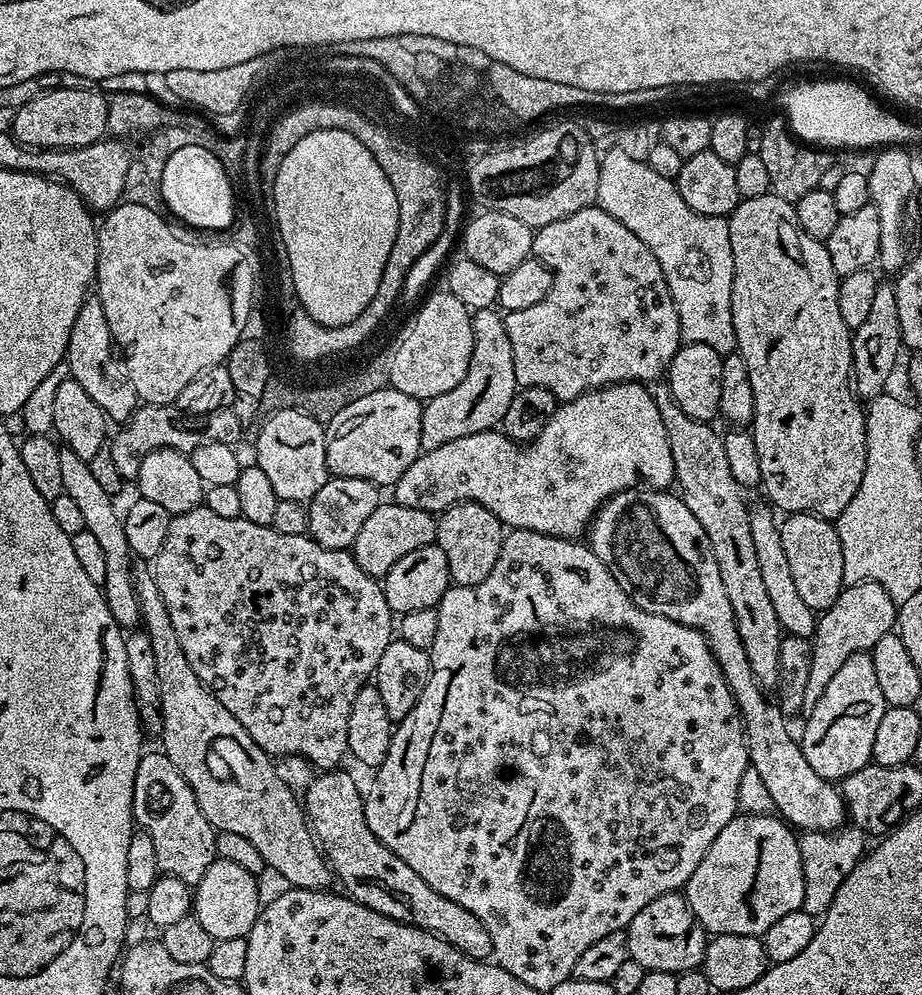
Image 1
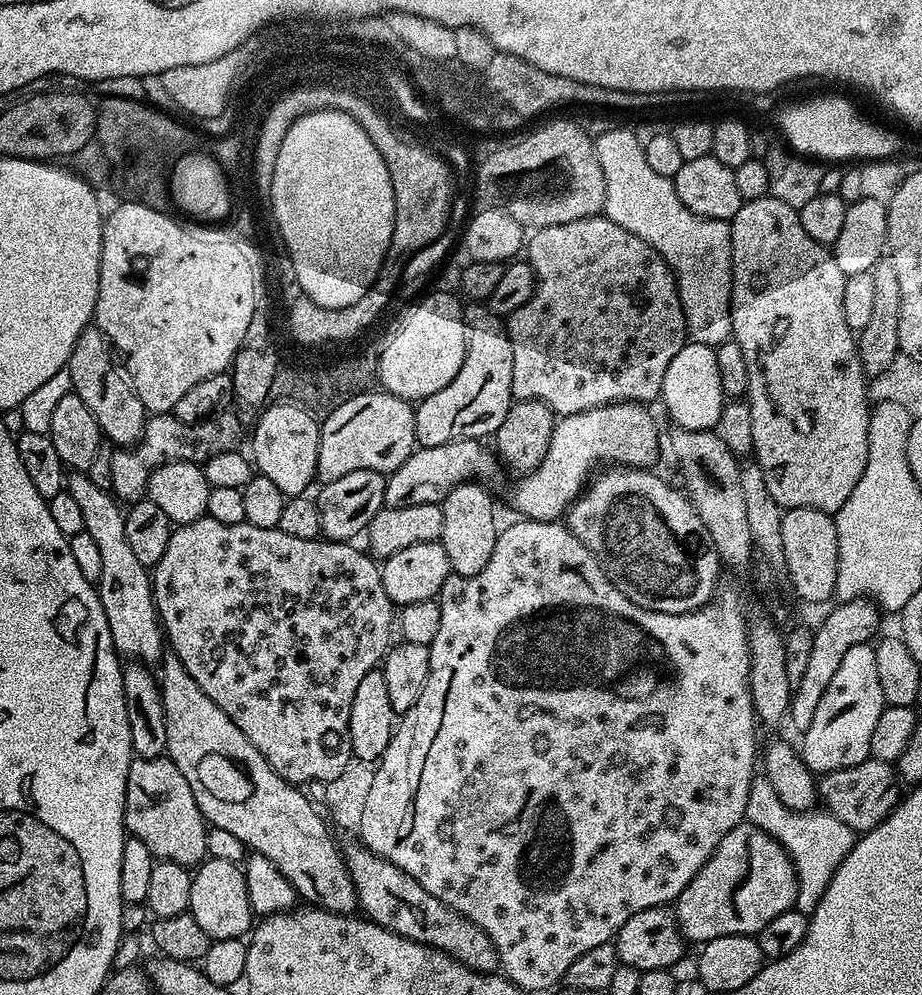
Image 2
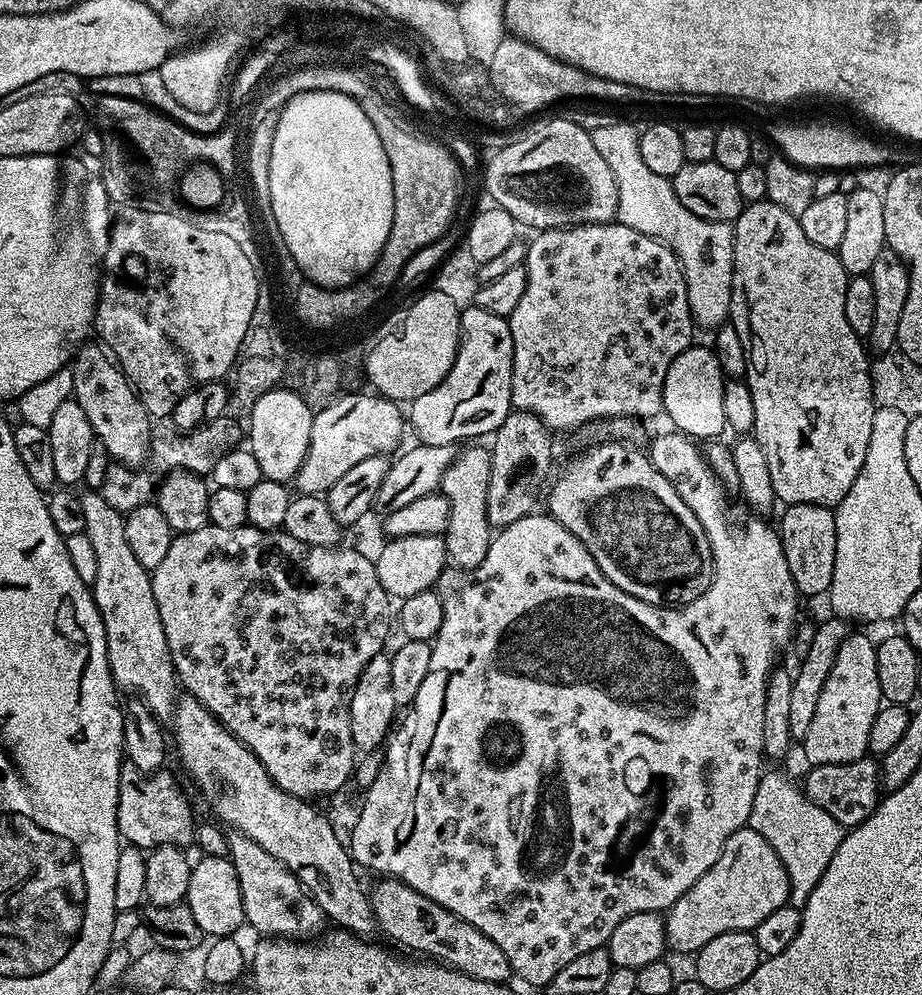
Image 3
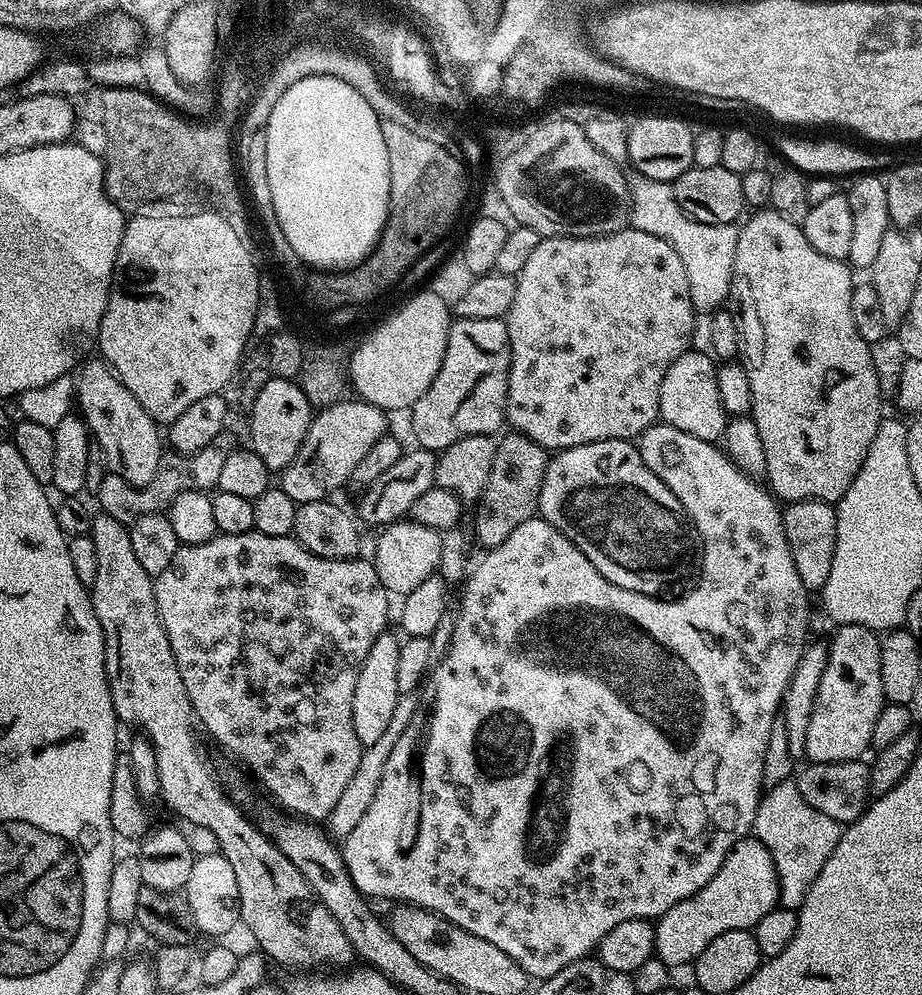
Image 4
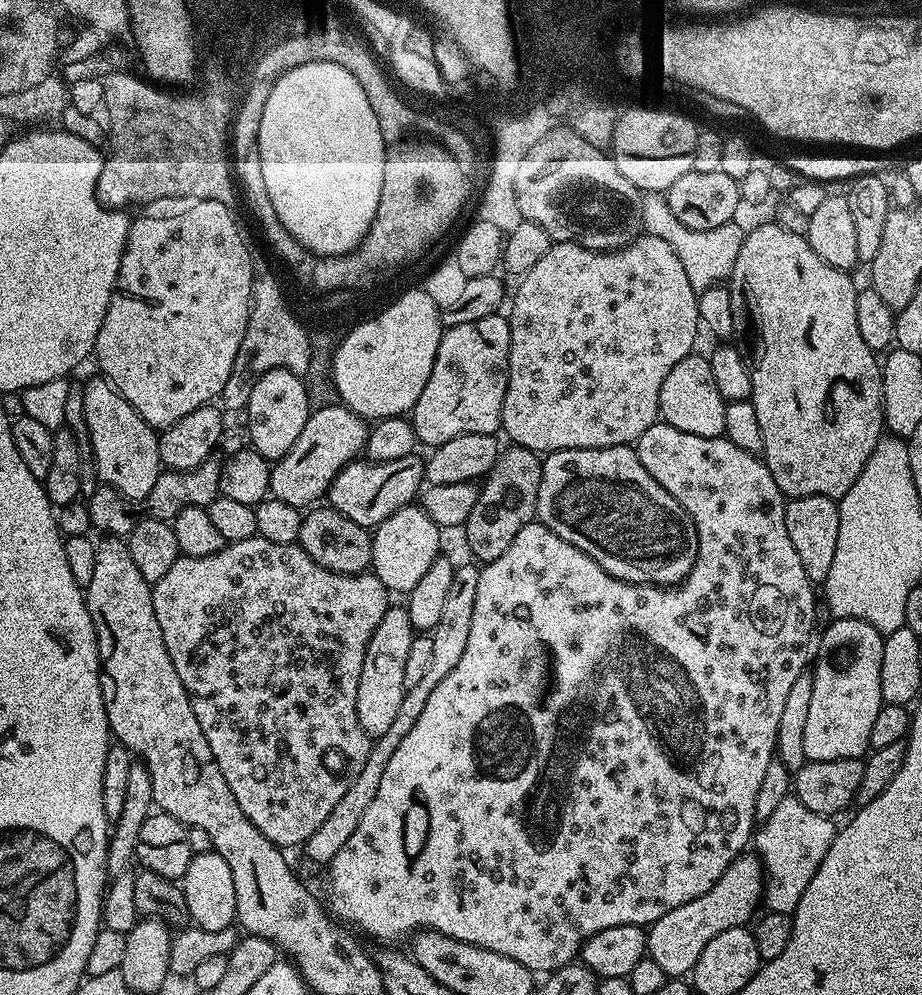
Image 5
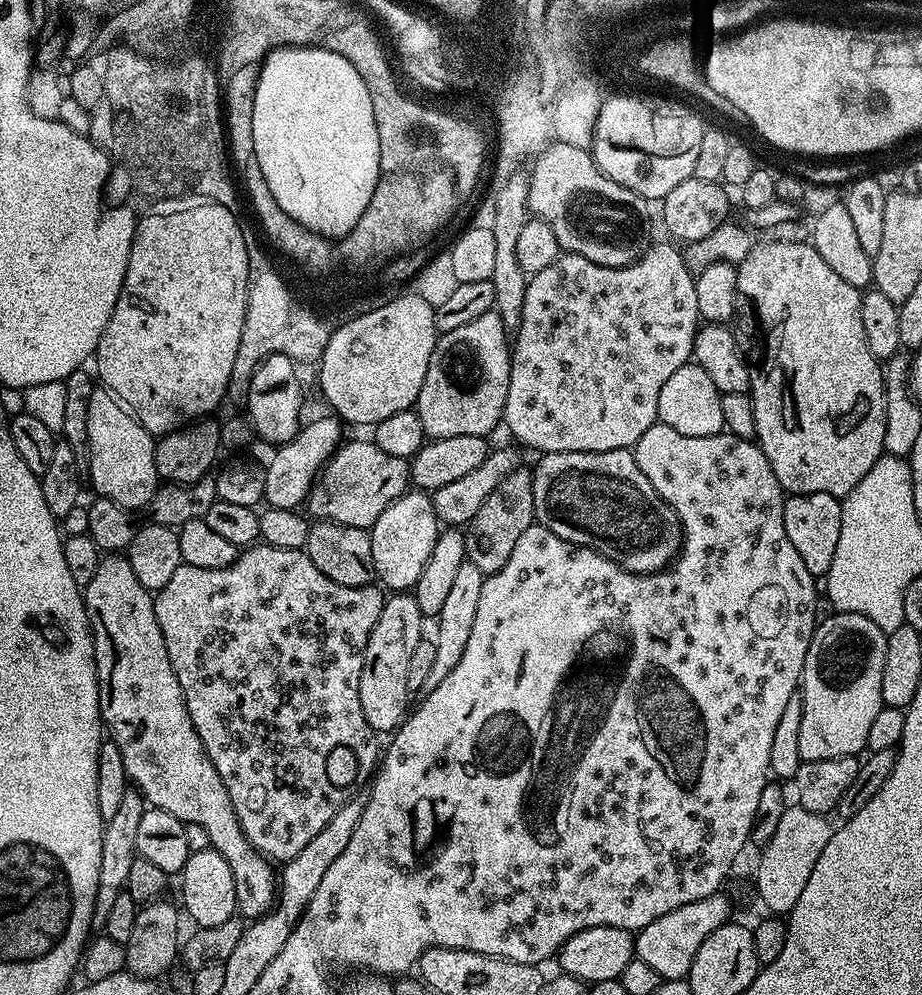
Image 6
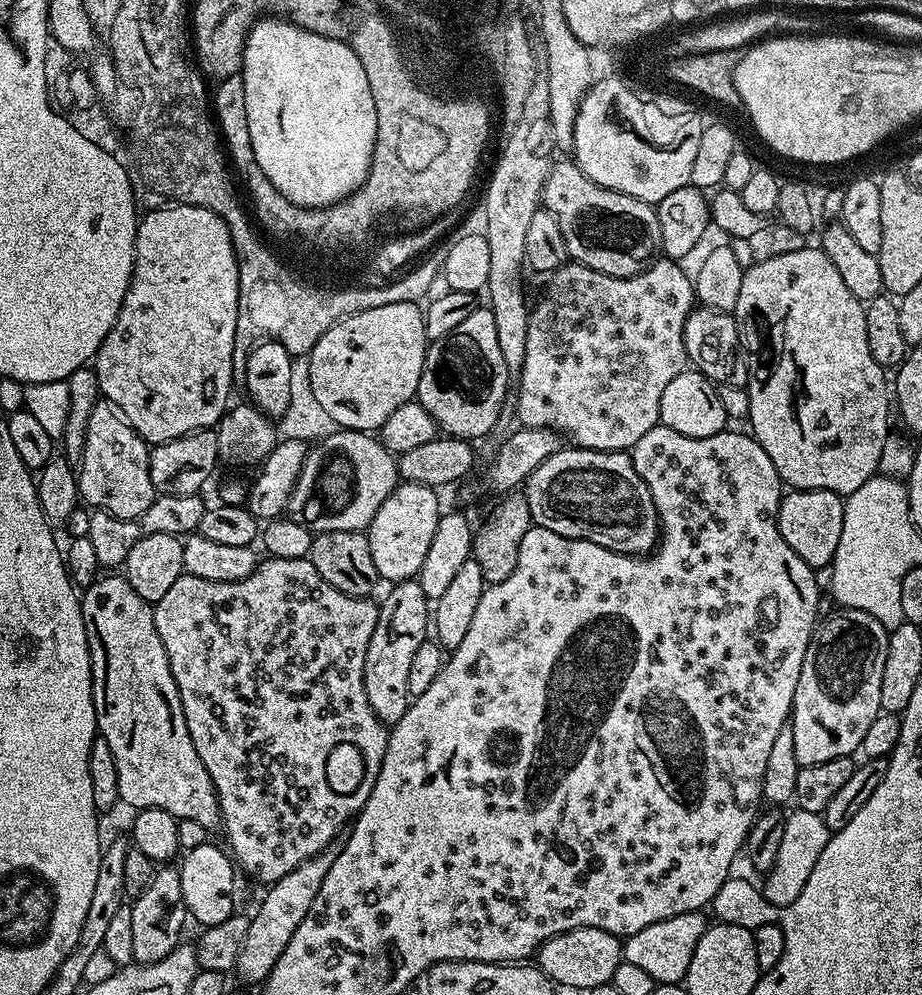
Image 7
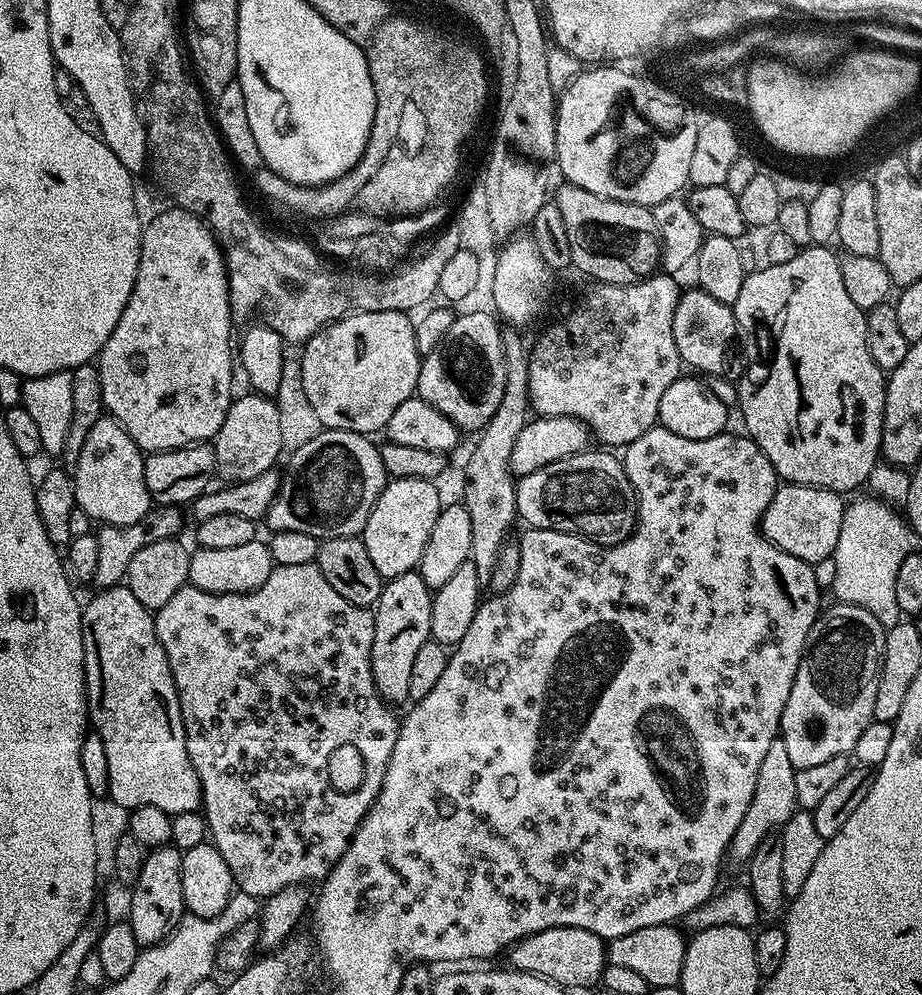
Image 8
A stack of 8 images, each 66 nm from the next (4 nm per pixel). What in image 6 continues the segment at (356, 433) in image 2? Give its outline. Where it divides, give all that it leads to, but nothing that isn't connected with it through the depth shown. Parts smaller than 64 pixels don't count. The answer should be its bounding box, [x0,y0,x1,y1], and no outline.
[263,414,342,509]

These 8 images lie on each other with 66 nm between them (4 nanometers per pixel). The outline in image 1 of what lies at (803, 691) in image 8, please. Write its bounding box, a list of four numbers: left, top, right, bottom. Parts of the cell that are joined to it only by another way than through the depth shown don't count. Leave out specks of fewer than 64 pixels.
[799,652,885,782]

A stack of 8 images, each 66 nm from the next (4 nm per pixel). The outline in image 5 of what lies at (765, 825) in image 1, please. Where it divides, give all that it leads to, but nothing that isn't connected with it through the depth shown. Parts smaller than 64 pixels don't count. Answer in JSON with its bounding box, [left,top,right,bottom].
[647,855,764,978]

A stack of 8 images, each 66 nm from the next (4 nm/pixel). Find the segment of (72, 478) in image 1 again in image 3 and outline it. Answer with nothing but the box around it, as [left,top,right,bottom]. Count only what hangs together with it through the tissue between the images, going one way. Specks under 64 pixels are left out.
[80,490,178,717]

